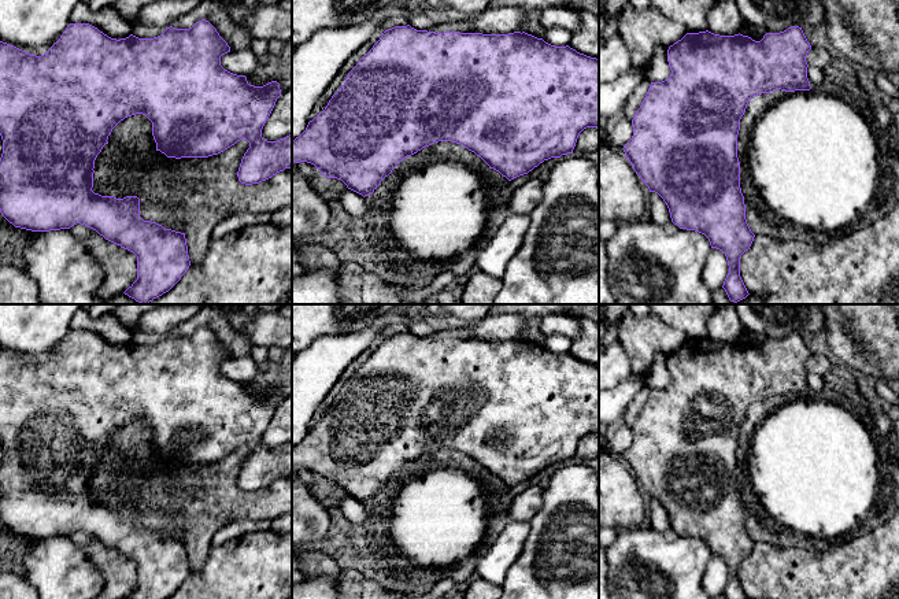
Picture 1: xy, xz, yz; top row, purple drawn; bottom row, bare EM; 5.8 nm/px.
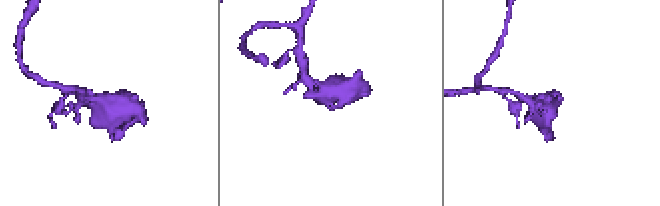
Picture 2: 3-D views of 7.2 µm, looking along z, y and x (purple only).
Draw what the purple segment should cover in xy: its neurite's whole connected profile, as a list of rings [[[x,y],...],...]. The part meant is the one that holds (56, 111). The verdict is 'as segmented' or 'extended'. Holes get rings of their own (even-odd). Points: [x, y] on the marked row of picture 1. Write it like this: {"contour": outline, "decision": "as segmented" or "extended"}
{"contour": [[[206,19],[196,22],[189,29],[175,29],[173,26],[153,38],[138,38],[130,34],[126,38],[111,38],[97,27],[89,23],[70,23],[60,38],[41,56],[30,55],[14,45],[0,41],[0,136],[3,140],[3,154],[0,158],[0,212],[15,228],[32,232],[49,232],[70,229],[81,223],[96,230],[106,240],[121,245],[137,256],[137,280],[123,292],[129,297],[141,304],[148,304],[153,299],[169,292],[186,273],[190,266],[185,233],[164,229],[162,225],[151,221],[144,221],[140,217],[140,199],[137,196],[126,196],[116,199],[114,196],[101,196],[92,191],[95,160],[101,152],[103,147],[108,144],[108,136],[112,129],[125,118],[143,114],[152,122],[152,136],[156,143],[156,151],[160,151],[167,158],[208,158],[218,155],[234,145],[237,141],[245,138],[249,148],[244,154],[237,177],[241,184],[252,185],[266,181],[285,169],[292,167],[292,134],[277,141],[267,141],[262,137],[262,129],[269,119],[277,99],[281,96],[280,84],[271,81],[263,86],[249,85],[245,75],[237,75],[221,66],[221,56],[230,52],[227,42],[219,36],[217,29]]], "decision": "as segmented"}

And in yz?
{"contour": [[[799,26],[766,33],[761,41],[740,33],[687,33],[669,47],[672,74],[662,82],[651,82],[632,119],[633,136],[622,148],[650,192],[663,199],[672,222],[680,229],[704,234],[711,248],[725,254],[729,273],[722,288],[735,303],[750,295],[740,277],[740,258],[755,237],[746,219],[740,188],[740,119],[748,101],[756,95],[776,89],[810,90],[806,62],[810,49],[811,45]]], "decision": "as segmented"}

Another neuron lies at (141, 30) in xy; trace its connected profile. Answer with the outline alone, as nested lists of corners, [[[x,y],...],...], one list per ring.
[[[138,25],[133,27],[133,36],[138,38],[153,38],[160,36],[166,29],[155,25]]]

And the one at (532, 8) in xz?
[[[489,0],[492,8],[518,7],[524,11],[525,33],[537,38],[544,37],[544,27],[540,23],[540,14],[545,8],[574,8],[599,15],[599,0]]]

